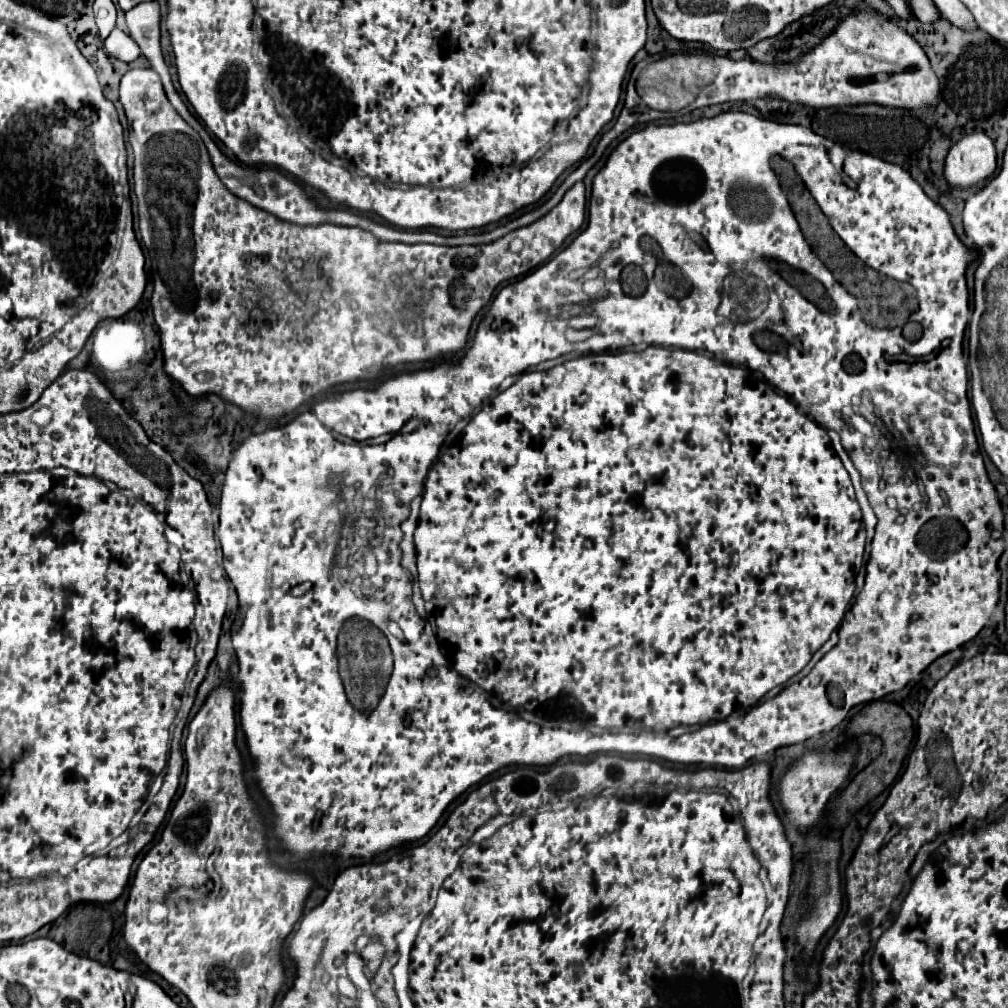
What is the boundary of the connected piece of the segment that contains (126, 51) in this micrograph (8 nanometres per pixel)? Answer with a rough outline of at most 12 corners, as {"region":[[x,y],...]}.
{"region":[[121,28],[105,40],[111,56],[133,62],[141,50]]}

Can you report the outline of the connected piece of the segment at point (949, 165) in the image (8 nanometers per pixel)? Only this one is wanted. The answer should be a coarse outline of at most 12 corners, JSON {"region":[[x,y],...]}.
{"region":[[987,134],[951,146],[943,176],[955,188],[979,184],[995,172]]}

